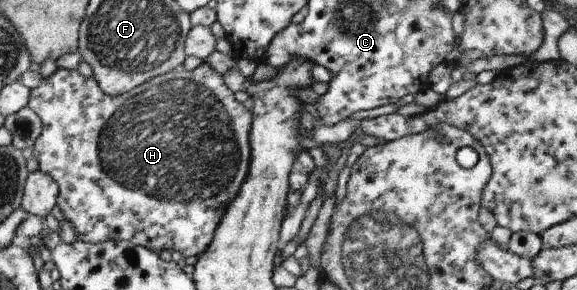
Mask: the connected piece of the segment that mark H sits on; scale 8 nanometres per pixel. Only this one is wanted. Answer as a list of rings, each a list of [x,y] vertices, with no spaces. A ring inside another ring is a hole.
[[[203,62],[196,68],[186,71],[175,68],[168,73],[150,78],[139,86],[116,97],[103,94],[95,79],[82,77],[76,70],[57,69],[52,75],[42,78],[38,87],[30,90],[26,104],[38,117],[41,123],[39,136],[32,144],[32,156],[38,160],[38,169],[48,174],[58,186],[56,205],[63,212],[64,220],[71,222],[77,240],[86,243],[102,243],[103,241],[127,241],[131,246],[137,245],[159,254],[161,250],[172,252],[177,250],[183,257],[197,256],[211,242],[211,234],[225,212],[225,206],[235,196],[239,185],[247,174],[250,148],[248,141],[250,112],[233,98],[233,93],[225,86],[222,76],[211,66]]]

